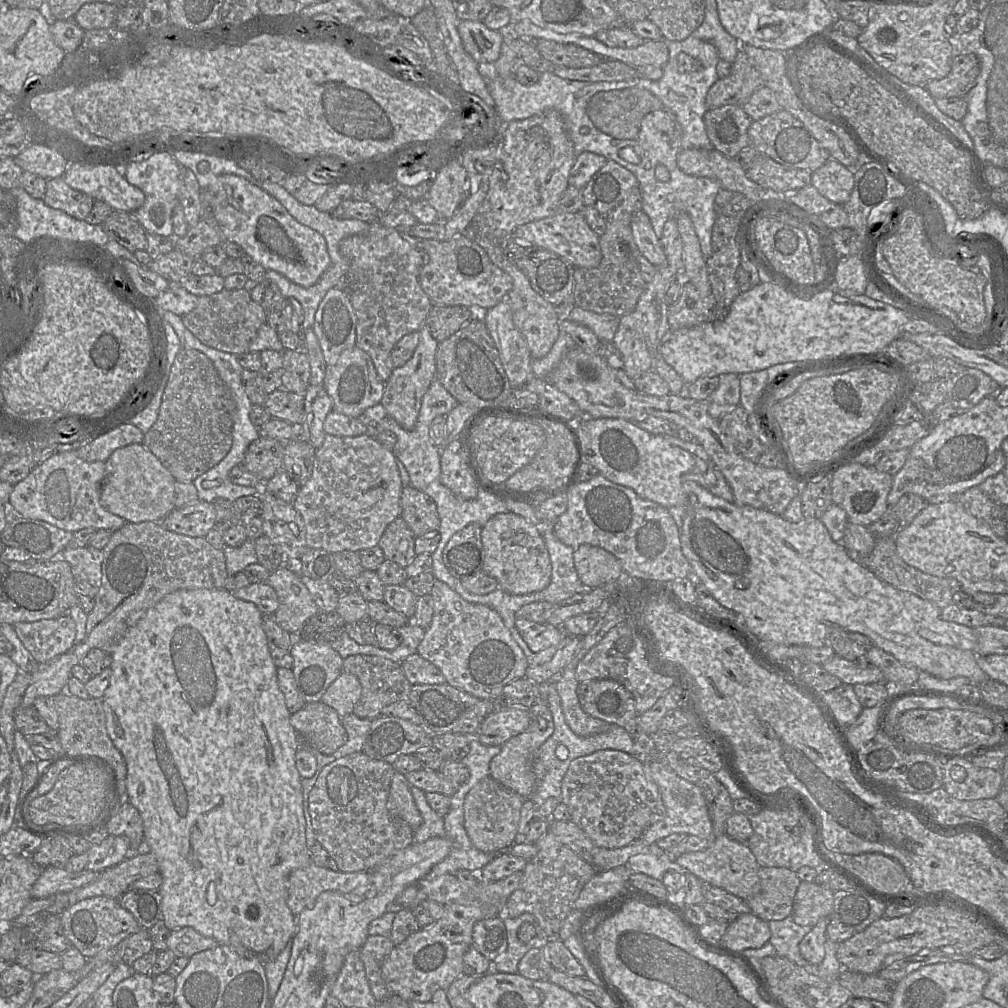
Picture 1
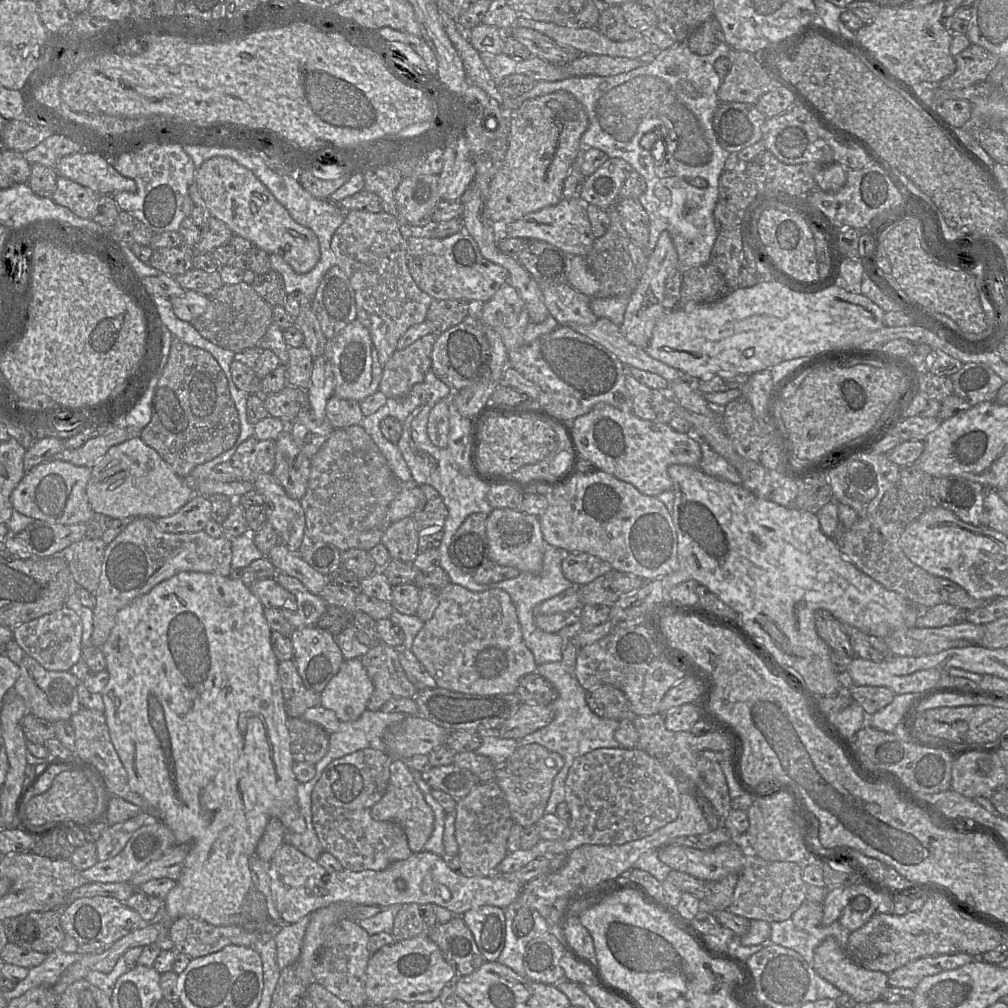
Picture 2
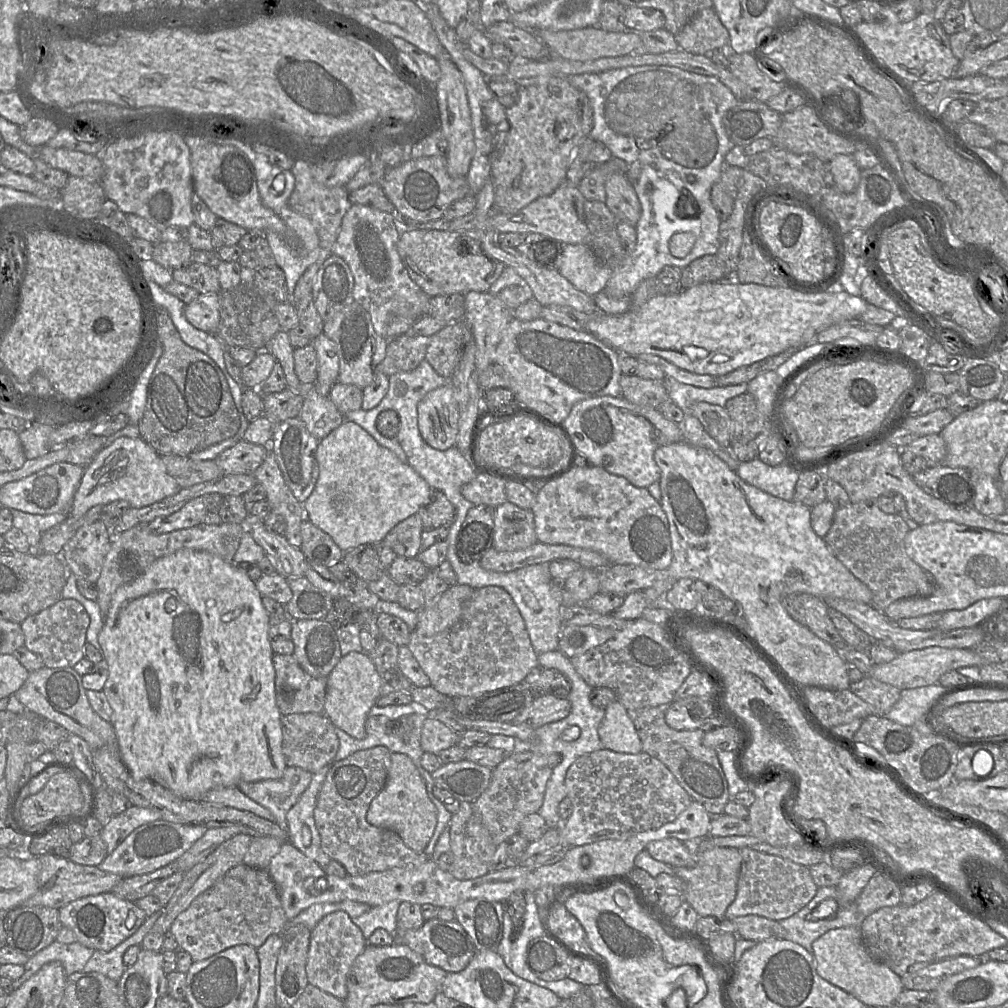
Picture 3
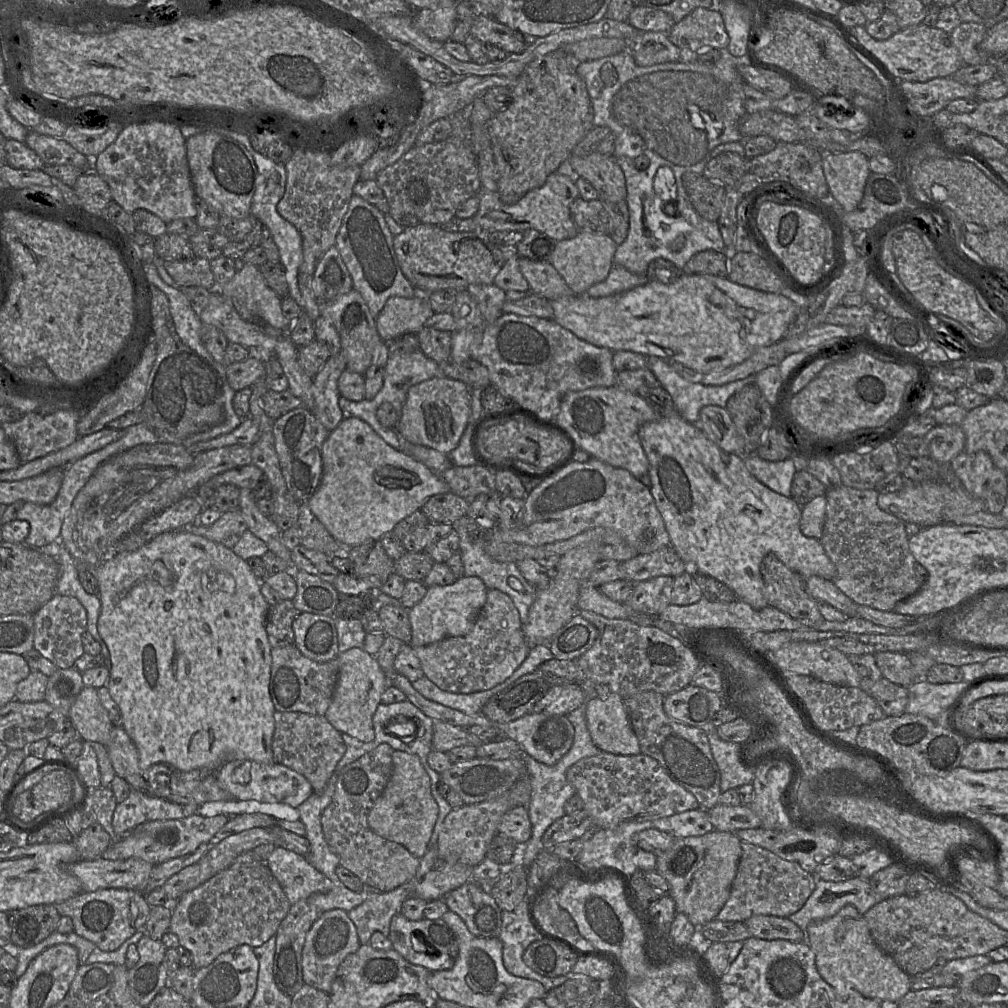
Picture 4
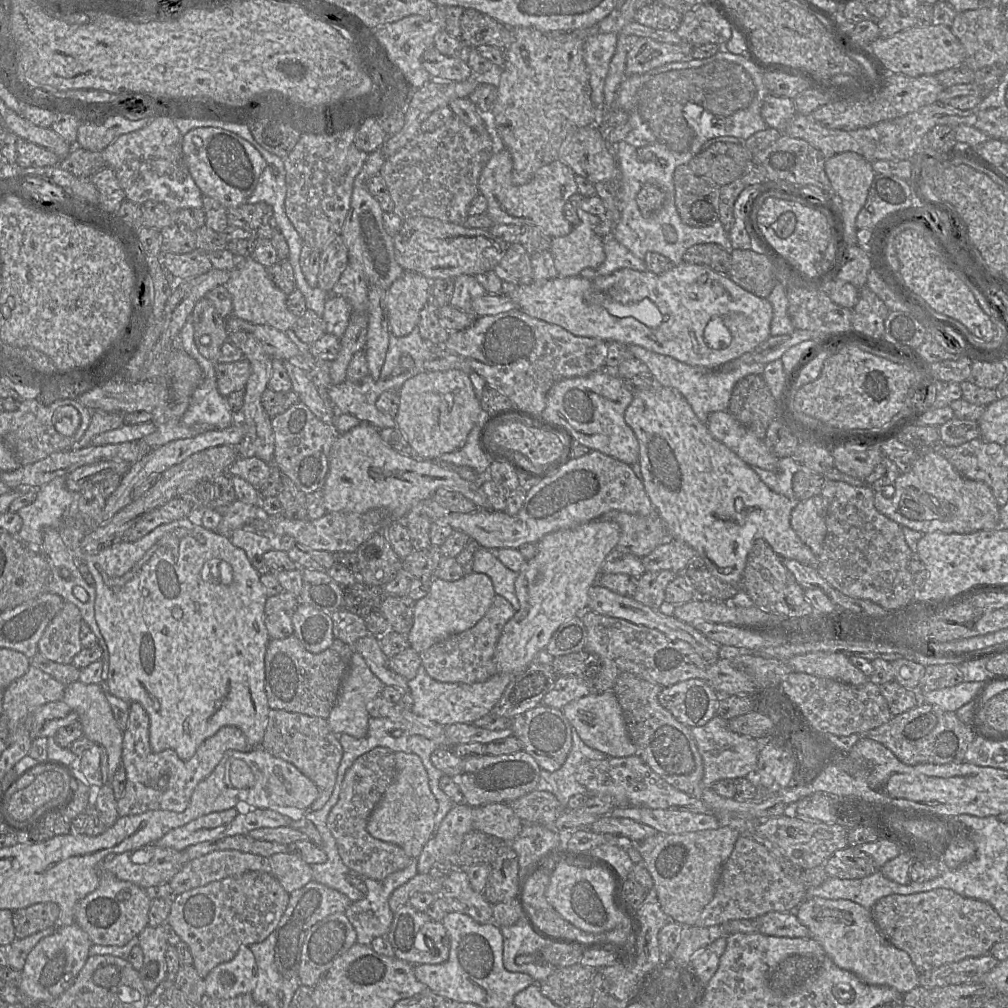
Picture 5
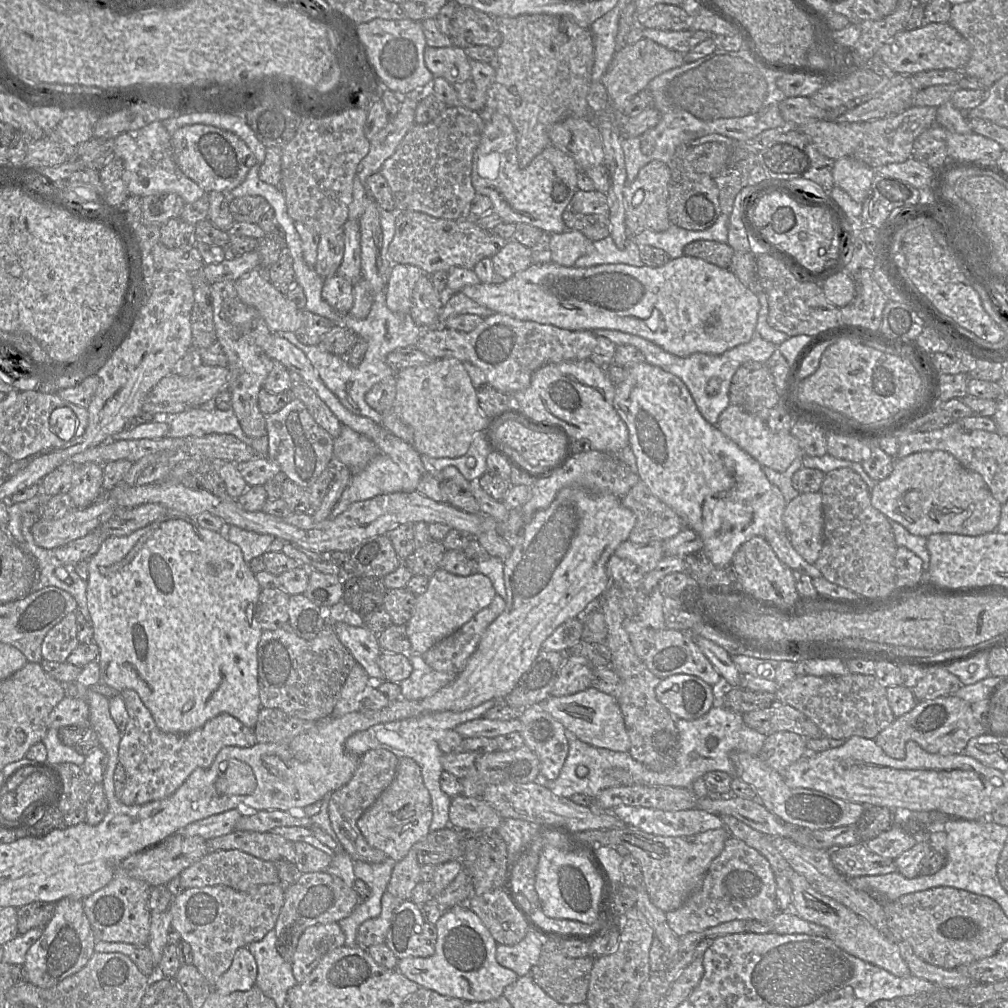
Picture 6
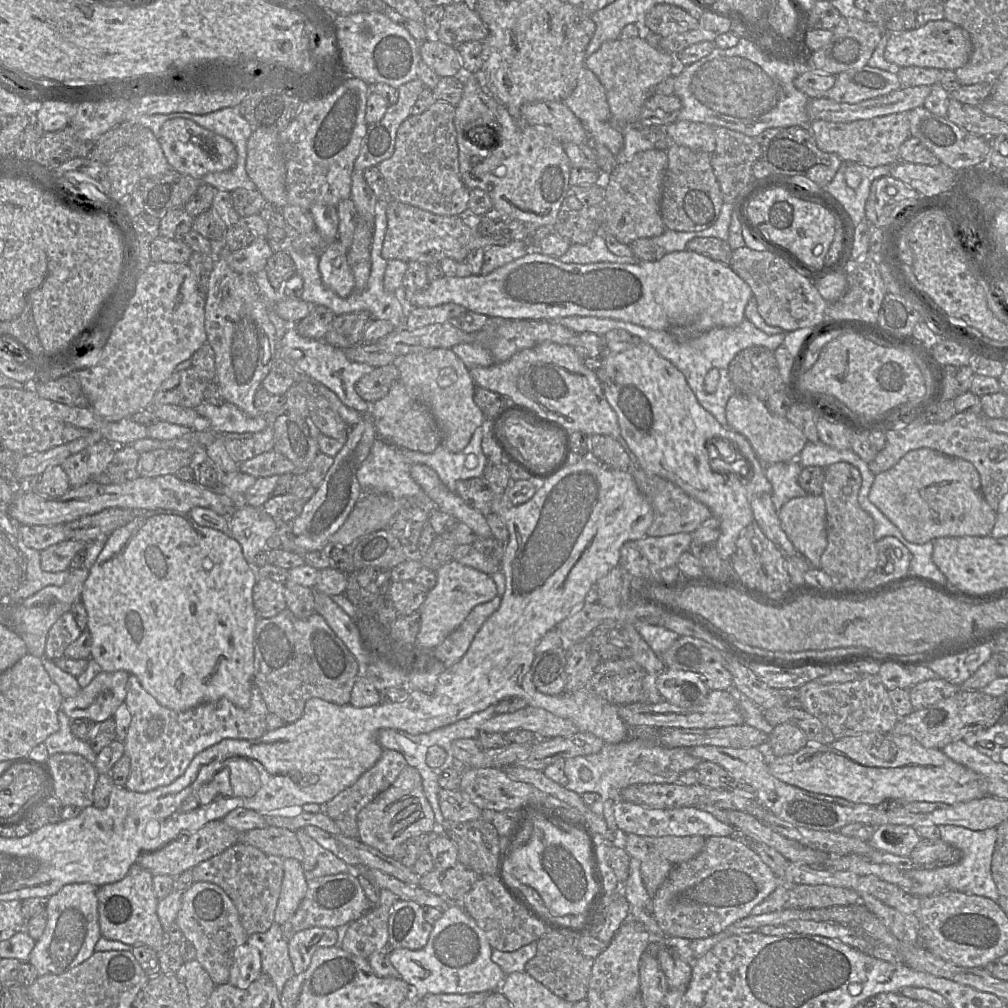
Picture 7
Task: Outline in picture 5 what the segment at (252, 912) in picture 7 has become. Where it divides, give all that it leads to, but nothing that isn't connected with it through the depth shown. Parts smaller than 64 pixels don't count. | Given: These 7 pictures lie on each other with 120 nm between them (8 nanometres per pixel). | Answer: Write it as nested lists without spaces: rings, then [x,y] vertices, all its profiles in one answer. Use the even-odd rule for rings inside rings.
[[[217,850],[189,861],[168,884],[177,895],[180,895],[248,871],[271,873],[269,859],[239,850]]]

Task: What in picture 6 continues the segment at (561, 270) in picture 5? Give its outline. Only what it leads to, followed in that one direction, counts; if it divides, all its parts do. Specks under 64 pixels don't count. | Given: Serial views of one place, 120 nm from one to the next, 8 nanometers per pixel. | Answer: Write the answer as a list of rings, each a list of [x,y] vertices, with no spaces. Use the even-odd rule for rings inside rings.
[[[577,230],[550,235],[551,262],[574,267],[578,258],[593,251],[593,242]]]

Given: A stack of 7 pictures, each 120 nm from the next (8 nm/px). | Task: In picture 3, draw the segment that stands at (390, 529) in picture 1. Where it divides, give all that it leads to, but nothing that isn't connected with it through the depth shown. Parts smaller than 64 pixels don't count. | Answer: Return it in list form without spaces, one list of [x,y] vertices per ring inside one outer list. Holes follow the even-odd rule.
[[[418,512],[393,527],[385,537],[385,542],[397,556],[416,558],[421,550],[421,536],[424,528]]]

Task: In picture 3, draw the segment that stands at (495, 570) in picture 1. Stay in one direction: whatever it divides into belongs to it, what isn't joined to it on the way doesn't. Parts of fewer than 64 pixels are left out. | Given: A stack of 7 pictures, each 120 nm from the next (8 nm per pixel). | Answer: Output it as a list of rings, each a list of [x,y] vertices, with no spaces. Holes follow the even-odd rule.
[[[508,500],[496,507],[493,545],[498,551],[526,549],[537,543],[534,514]]]

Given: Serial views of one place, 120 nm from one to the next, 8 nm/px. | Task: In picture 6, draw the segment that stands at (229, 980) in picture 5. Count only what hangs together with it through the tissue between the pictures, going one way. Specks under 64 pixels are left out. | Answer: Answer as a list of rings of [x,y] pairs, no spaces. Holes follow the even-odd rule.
[[[239,947],[229,969],[218,979],[213,989],[220,994],[248,991],[256,984],[257,963],[248,947]]]

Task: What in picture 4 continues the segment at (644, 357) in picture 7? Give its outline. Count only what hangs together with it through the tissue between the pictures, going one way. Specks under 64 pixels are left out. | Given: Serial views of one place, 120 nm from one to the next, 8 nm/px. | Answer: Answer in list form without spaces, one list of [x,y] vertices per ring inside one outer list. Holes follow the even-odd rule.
[[[677,411],[659,416],[639,429],[649,462],[649,488],[663,518],[671,546],[692,571],[725,584],[739,600],[756,610],[768,606],[760,573],[761,561],[768,553],[774,553],[785,566],[804,579],[810,576],[833,579],[836,567],[825,553],[820,540],[806,537],[800,530],[802,506],[792,497],[782,496],[760,483],[748,471],[742,458],[722,450],[697,425],[686,421]]]

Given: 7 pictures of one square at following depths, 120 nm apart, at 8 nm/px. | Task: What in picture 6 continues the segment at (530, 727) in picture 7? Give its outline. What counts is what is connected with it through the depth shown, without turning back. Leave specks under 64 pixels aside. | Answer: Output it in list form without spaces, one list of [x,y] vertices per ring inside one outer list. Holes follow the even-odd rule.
[[[478,718],[458,725],[455,731],[463,738],[487,737],[495,738],[512,732],[521,733],[523,729],[519,718],[512,720],[492,720]]]

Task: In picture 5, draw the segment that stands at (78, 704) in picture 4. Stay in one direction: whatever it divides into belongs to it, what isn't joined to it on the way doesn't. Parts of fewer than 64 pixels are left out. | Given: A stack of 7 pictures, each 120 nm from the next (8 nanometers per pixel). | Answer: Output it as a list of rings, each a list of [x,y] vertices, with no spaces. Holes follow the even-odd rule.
[[[75,681],[66,686],[62,700],[78,714],[83,734],[94,744],[105,748],[108,755],[107,783],[111,785],[113,777],[122,765],[123,731],[117,725],[111,706],[101,684],[85,684]]]

